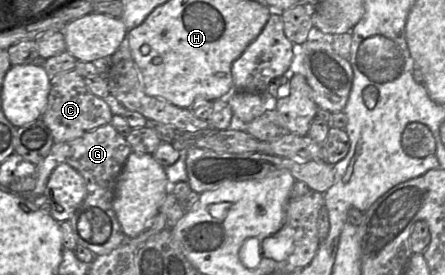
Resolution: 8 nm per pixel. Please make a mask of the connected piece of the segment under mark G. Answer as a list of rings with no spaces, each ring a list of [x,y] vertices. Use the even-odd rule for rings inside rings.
[[[111,123],[100,126],[83,136],[68,142],[54,143],[45,159],[37,166],[37,182],[30,194],[32,198],[43,197],[48,179],[60,164],[68,164],[84,178],[87,194],[69,222],[80,244],[90,249],[96,256],[108,254],[122,245],[127,237],[113,208],[115,187],[118,177],[133,152],[130,145]]]

